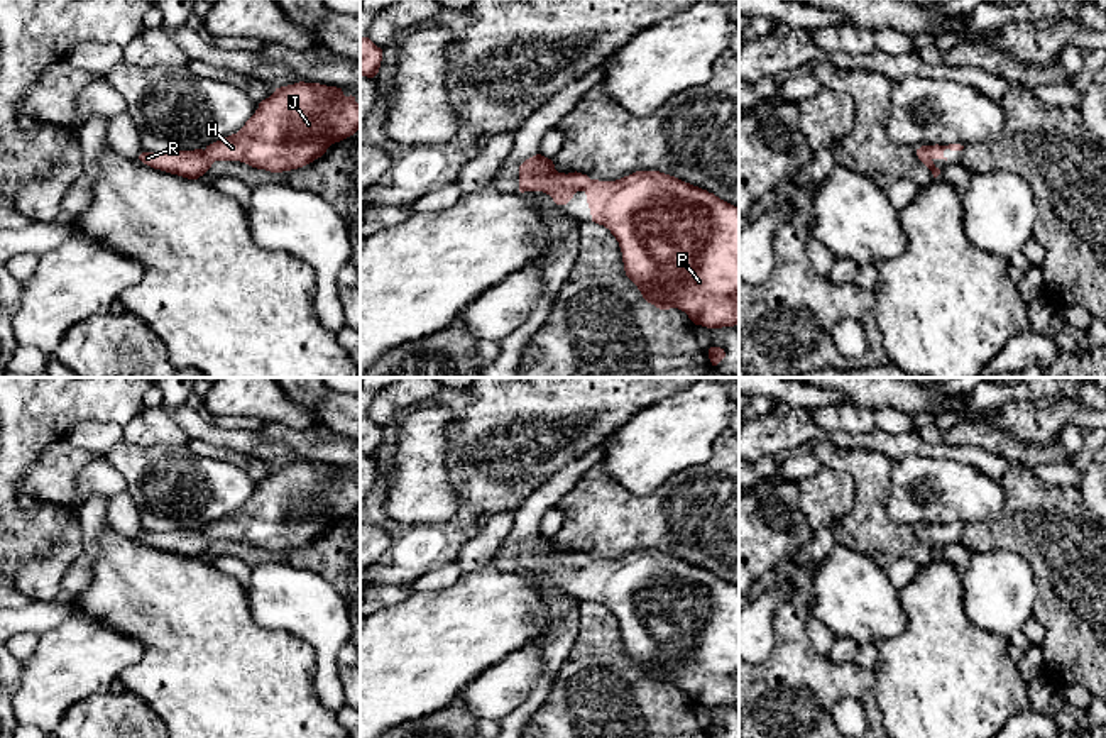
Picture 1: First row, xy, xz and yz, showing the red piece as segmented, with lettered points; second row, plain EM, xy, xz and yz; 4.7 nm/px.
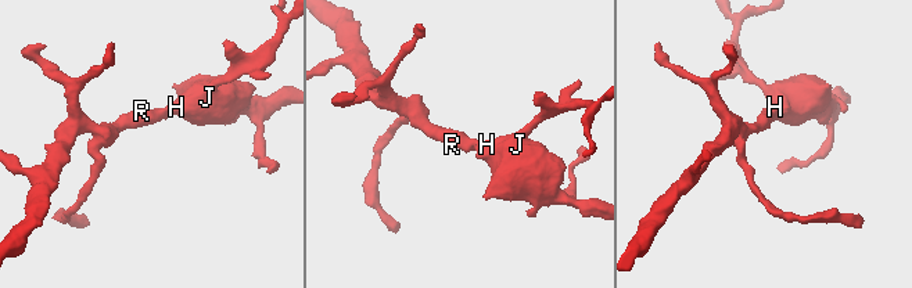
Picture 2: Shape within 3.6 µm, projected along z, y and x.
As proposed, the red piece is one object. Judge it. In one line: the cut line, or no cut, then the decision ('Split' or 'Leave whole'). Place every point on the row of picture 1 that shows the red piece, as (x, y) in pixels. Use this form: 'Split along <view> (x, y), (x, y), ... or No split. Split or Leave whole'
No split. Leave whole

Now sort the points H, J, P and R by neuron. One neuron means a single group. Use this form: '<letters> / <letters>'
H J P R

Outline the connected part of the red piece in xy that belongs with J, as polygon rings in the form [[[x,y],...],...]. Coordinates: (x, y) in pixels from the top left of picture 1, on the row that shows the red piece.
[[[299,81],[276,88],[237,134],[205,151],[142,152],[139,159],[188,179],[203,176],[215,161],[240,161],[282,173],[313,162],[359,129],[360,103],[355,96],[345,96],[337,86]]]

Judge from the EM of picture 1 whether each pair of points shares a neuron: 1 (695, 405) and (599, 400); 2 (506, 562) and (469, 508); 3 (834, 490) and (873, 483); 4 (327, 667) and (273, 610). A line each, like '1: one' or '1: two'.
1: two
2: two
3: two
4: one

